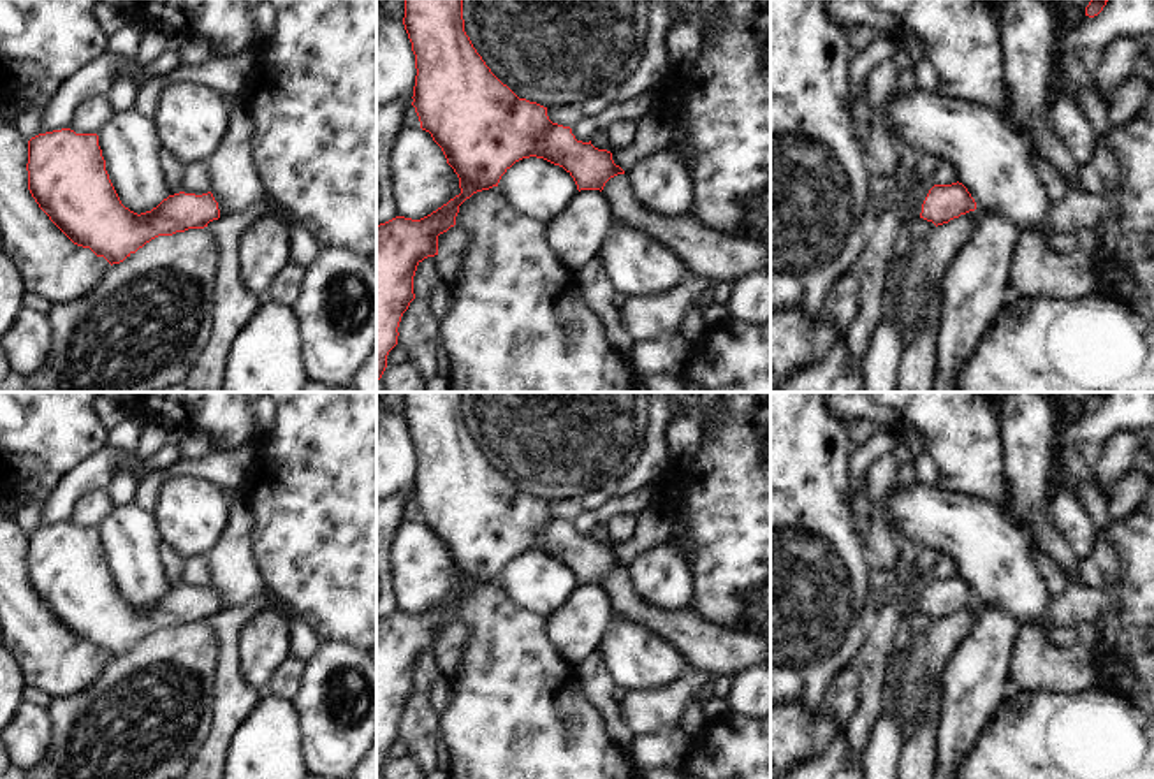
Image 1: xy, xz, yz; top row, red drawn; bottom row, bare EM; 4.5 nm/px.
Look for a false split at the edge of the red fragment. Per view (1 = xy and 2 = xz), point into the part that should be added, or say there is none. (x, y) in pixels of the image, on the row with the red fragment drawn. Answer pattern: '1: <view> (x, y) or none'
1: none
2: none

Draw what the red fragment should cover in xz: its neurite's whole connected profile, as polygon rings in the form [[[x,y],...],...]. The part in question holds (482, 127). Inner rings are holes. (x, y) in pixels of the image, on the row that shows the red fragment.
[[[405,0],[405,30],[415,55],[415,86],[413,102],[420,128],[429,132],[433,141],[442,148],[447,164],[459,178],[461,193],[431,215],[412,220],[396,216],[376,225],[376,380],[387,368],[387,355],[398,345],[398,327],[403,313],[415,299],[413,276],[417,266],[438,255],[438,236],[456,225],[459,206],[473,193],[498,186],[501,176],[519,160],[537,157],[563,167],[575,181],[577,190],[603,190],[605,183],[624,171],[614,164],[612,153],[598,149],[589,142],[577,141],[570,127],[552,123],[547,107],[519,98],[507,84],[503,84],[486,65],[464,32],[463,0]]]

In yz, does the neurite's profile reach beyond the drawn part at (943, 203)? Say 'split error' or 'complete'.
complete

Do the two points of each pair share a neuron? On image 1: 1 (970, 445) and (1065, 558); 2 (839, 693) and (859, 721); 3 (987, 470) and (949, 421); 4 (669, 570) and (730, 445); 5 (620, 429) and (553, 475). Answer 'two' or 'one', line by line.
1: two
2: two
3: one
4: two
5: one

